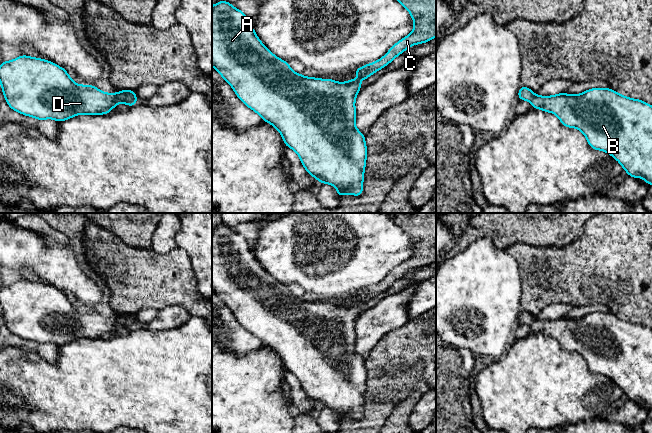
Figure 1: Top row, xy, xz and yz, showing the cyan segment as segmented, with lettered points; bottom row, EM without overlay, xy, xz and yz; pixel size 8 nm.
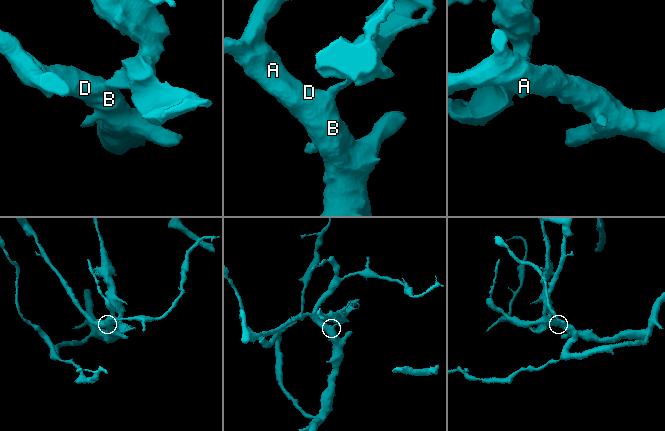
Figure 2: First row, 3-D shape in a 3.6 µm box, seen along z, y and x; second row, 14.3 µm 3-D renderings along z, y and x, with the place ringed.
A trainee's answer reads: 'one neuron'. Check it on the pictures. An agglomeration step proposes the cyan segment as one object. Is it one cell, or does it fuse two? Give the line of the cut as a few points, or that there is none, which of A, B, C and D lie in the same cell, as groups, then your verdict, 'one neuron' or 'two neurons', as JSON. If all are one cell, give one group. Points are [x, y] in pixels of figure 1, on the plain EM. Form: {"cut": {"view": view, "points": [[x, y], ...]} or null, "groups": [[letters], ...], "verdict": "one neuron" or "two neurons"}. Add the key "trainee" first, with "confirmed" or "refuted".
{"trainee": "refuted", "cut": {"view": "xy", "points": [[115, 317], [122, 323], [136, 323]]}, "groups": [["A", "B", "D"], ["C"]], "verdict": "two neurons"}

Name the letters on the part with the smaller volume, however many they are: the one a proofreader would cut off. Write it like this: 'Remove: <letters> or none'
Remove: C

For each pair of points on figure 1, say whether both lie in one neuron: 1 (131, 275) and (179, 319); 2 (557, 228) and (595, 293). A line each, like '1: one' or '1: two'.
1: two
2: two

